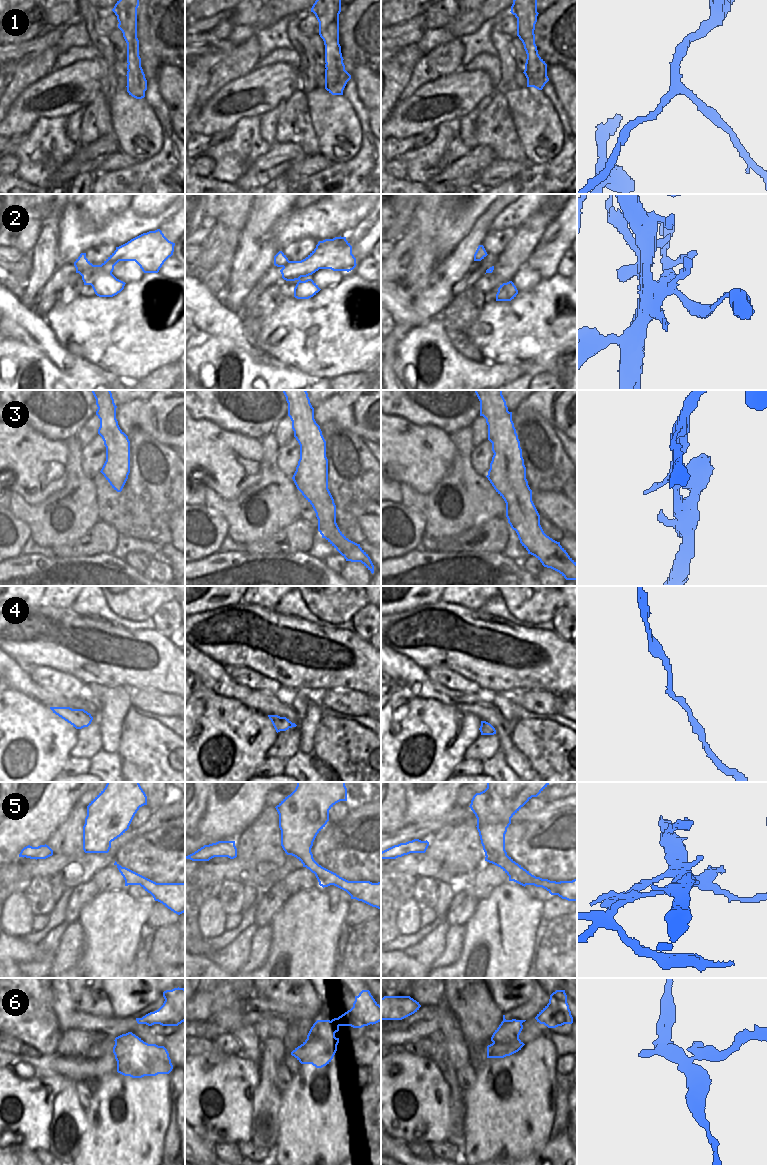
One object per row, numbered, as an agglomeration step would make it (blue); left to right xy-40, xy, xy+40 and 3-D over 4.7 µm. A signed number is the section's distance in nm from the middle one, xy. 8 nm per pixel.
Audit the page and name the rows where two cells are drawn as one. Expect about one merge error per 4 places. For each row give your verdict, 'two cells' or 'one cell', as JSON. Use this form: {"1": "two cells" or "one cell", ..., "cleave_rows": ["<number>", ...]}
{"1": "two cells", "2": "one cell", "3": "one cell", "4": "one cell", "5": "two cells", "6": "two cells", "cleave_rows": ["1", "5", "6"]}

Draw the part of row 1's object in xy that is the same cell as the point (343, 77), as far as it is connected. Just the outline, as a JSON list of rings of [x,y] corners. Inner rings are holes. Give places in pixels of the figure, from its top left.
[[[343,64],[343,70],[339,72],[335,70],[335,78],[337,80],[338,92],[339,95],[343,95],[343,90],[347,82],[351,79],[351,75],[345,70],[345,65]]]

